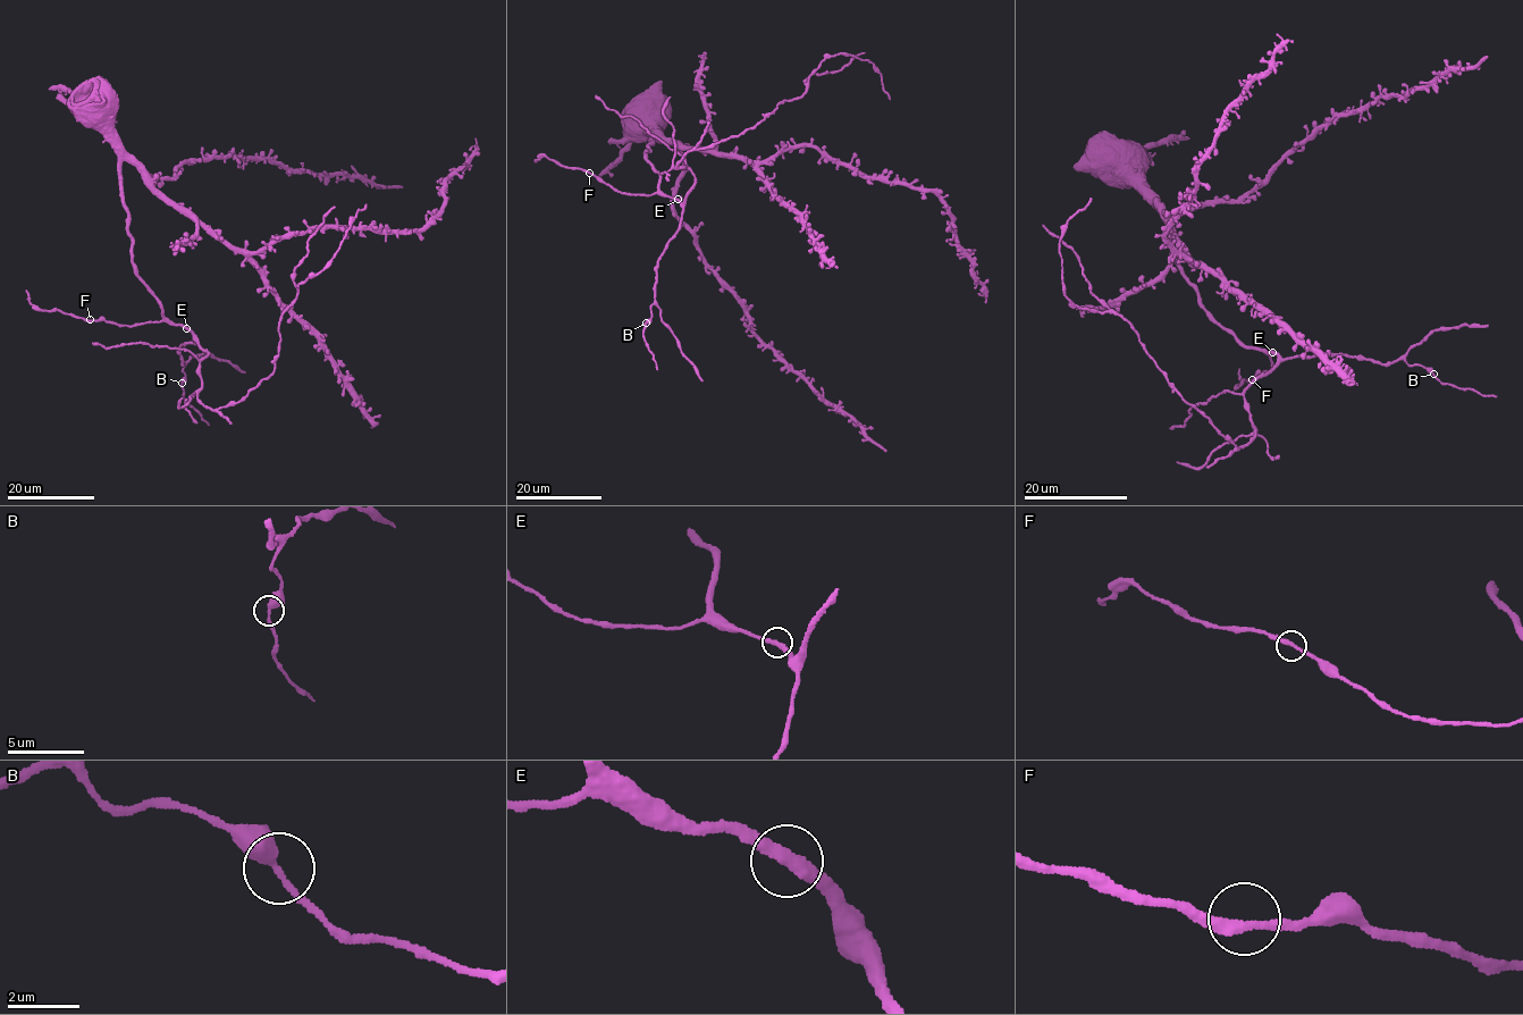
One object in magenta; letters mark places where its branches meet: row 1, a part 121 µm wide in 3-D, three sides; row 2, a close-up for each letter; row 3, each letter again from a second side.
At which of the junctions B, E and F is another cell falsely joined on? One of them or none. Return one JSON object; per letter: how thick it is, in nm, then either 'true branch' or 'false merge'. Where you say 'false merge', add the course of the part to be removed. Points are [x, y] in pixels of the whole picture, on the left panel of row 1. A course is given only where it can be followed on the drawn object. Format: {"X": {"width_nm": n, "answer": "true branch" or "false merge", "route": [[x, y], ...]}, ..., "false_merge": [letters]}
{"B": {"width_nm": 320, "answer": "true branch"}, "E": {"width_nm": 360, "answer": "true branch"}, "F": {"width_nm": 280, "answer": "true branch"}, "false_merge": []}

